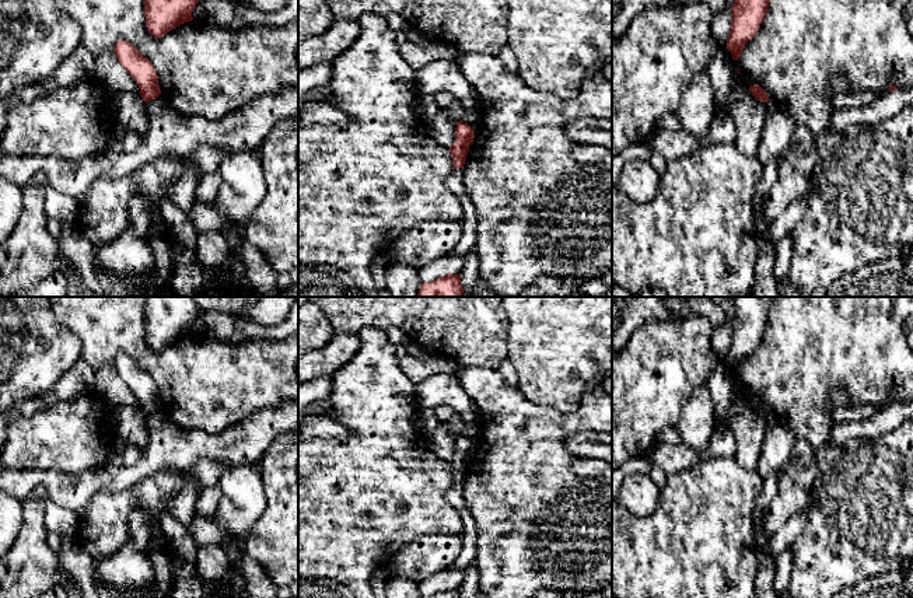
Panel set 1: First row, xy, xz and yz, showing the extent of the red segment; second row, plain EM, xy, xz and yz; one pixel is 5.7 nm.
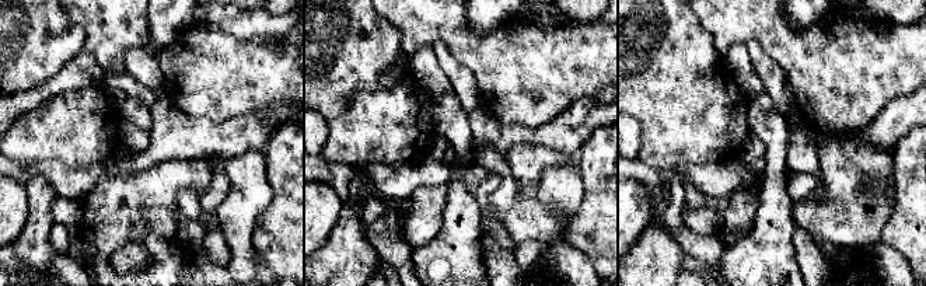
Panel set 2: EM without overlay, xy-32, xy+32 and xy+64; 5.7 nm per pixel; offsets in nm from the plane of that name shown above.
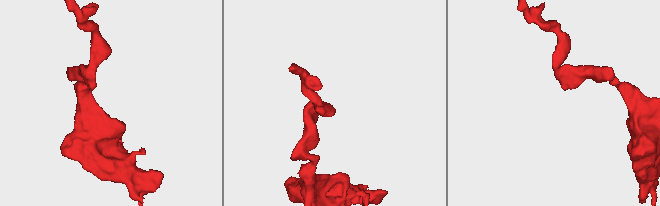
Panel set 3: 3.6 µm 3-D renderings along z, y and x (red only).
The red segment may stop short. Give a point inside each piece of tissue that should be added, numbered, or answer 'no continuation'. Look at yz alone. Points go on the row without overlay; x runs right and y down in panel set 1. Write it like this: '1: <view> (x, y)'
no continuation

